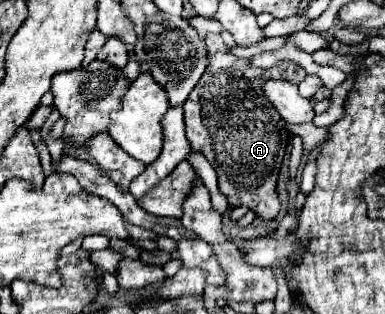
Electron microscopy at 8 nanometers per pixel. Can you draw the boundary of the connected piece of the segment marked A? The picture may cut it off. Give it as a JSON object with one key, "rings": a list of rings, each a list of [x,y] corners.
{"rings":[[[207,35],[205,43],[207,69],[183,103],[187,139],[217,171],[219,189],[229,199],[229,205],[247,205],[253,211],[265,209],[265,219],[273,219],[279,213],[275,183],[289,145],[289,131],[281,115],[261,95],[261,79],[289,79],[299,83],[307,73],[293,61],[281,61],[267,71],[255,69],[247,59],[233,57],[221,35]]]}

